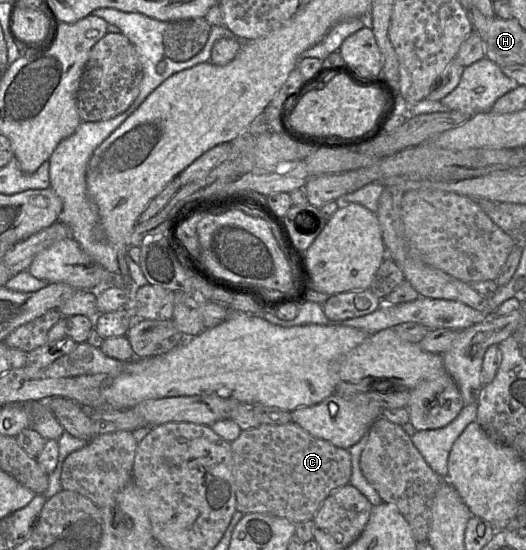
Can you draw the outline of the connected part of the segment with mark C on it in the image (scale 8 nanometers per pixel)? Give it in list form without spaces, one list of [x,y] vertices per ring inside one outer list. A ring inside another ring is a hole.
[[[294,422],[284,425],[261,424],[256,428],[242,430],[239,437],[230,444],[236,488],[236,510],[243,514],[263,513],[284,517],[294,523],[311,520],[330,493],[349,484],[351,478],[352,462],[348,449],[316,438]]]

